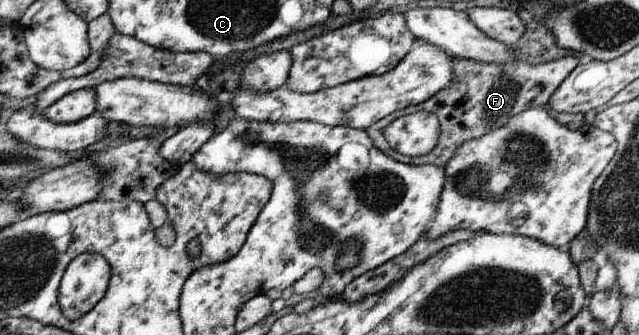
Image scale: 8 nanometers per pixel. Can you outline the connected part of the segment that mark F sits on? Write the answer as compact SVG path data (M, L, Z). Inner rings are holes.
M567 56L561 58L560 60L550 61L548 63L538 64L535 66L532 66L525 60L515 60L511 63L501 64L479 63L477 61L456 58L456 61L454 62L453 86L439 91L437 95L433 95L429 100L422 102L421 104L392 112L385 118L378 120L377 123L373 124L373 126L369 127L365 131L371 138L371 142L375 144L376 148L381 149L386 154L390 154L390 156L393 156L396 161L403 162L407 165L435 165L436 167L445 168L446 164L454 158L455 154L458 152L458 148L461 147L463 143L470 141L471 139L481 138L482 136L485 136L488 131L492 131L493 129L501 128L504 124L509 123L515 115L519 115L529 107L543 108L547 110L547 112L549 112L559 124L562 124L571 130L577 130L578 128L581 128L581 125L585 122L584 114L581 114L581 112L579 112L579 114L573 114L573 112L553 112L548 102L550 101L550 96L563 82L563 79L566 76L569 76L569 73L578 64L579 60L575 56ZM421 110L435 113L438 116L441 134L437 145L428 154L418 157L410 157L393 150L384 135L386 128L399 117L410 115Z

